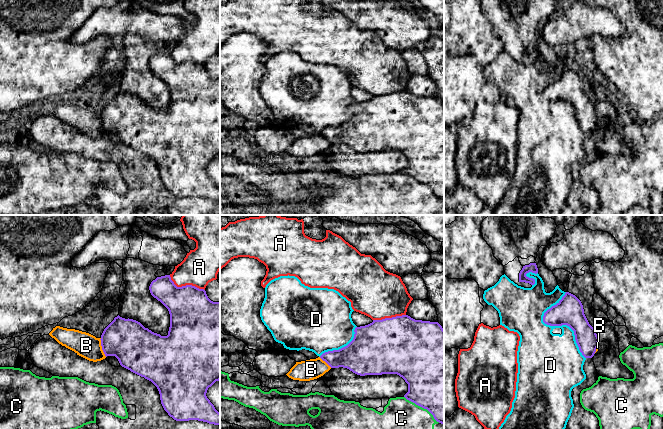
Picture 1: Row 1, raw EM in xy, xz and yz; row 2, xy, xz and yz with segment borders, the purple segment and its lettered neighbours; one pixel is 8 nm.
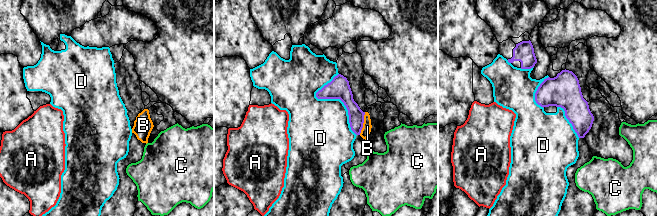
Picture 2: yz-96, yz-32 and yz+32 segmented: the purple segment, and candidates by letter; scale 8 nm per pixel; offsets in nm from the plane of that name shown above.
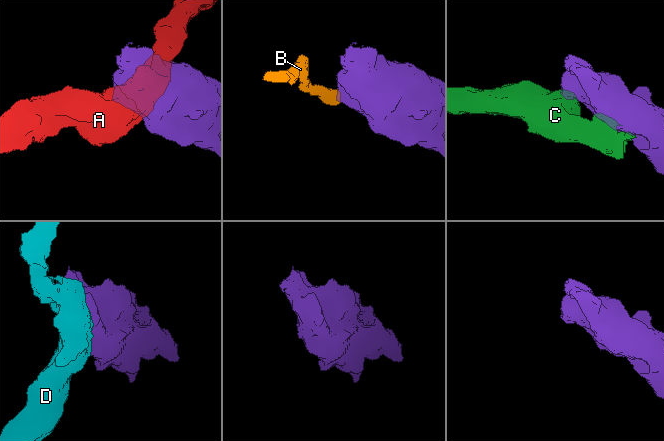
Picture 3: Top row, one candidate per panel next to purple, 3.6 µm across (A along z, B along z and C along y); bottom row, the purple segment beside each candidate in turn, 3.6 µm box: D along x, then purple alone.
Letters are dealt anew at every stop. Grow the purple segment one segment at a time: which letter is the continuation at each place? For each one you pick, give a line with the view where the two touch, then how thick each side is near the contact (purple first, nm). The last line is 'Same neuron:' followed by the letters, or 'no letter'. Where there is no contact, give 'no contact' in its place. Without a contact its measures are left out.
Same neuron: no letter

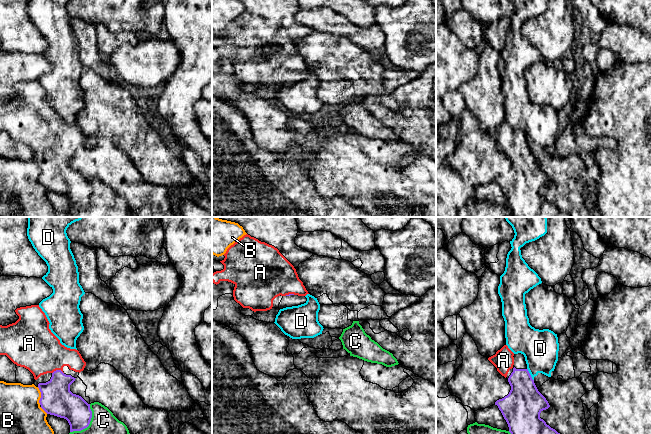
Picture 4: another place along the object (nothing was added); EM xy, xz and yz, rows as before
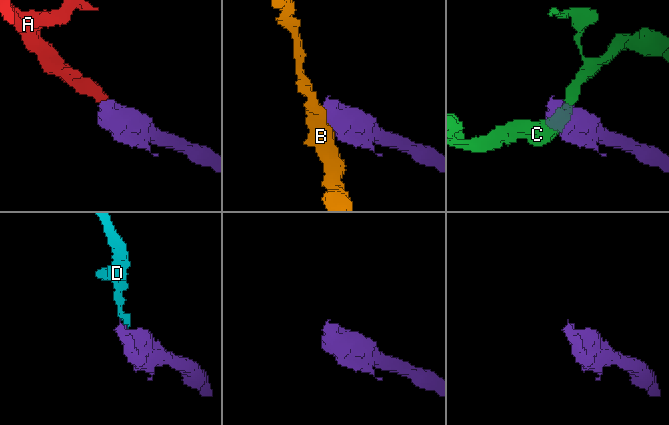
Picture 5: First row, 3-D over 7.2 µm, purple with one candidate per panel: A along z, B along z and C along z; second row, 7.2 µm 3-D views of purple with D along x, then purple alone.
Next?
A: xy | 260/360 nm
Same neuron: A

